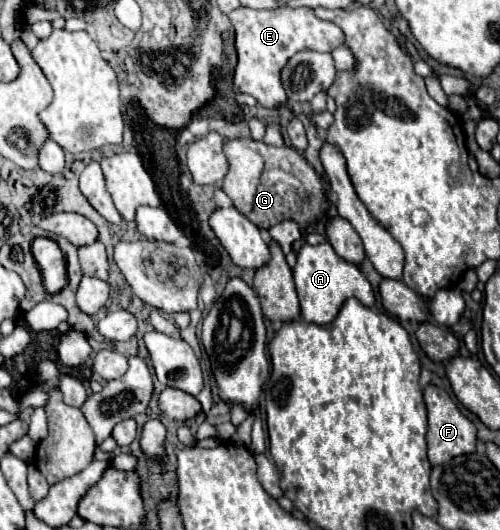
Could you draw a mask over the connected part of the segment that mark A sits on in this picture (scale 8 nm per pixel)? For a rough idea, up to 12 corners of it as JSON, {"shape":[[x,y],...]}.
{"shape":[[330,242],[302,246],[294,282],[306,322],[330,324],[348,296],[374,306],[360,268]]}

